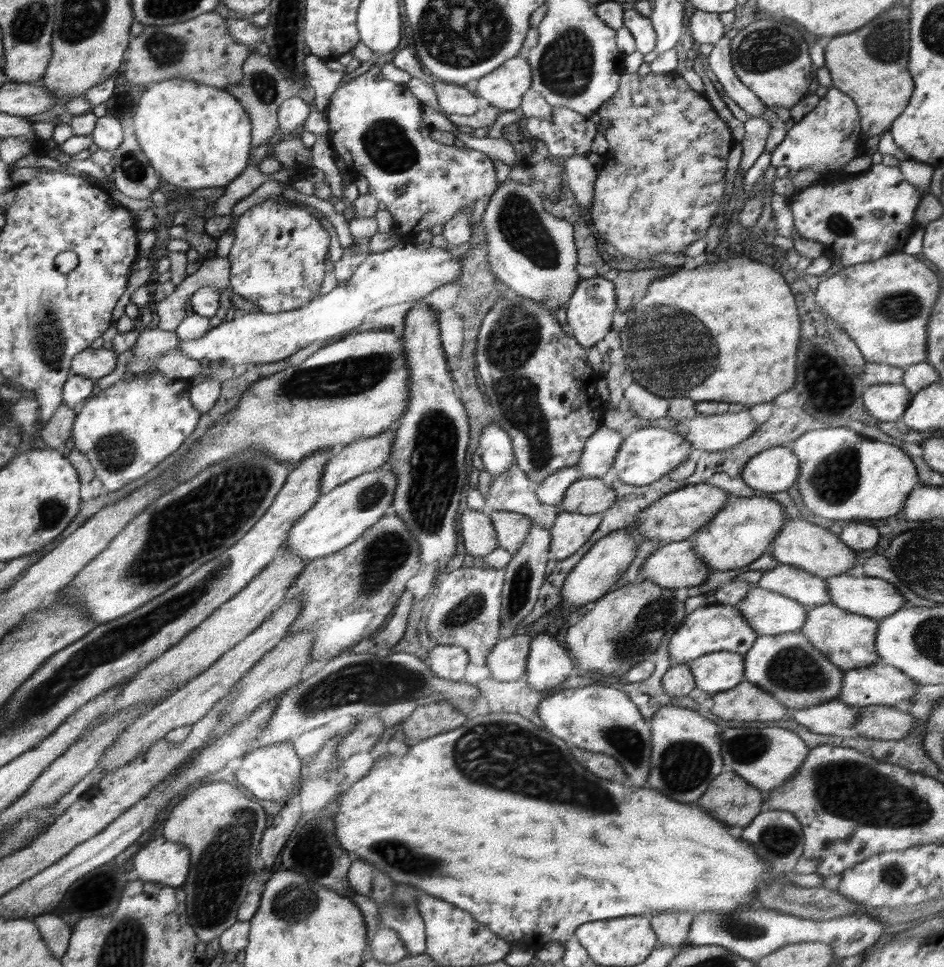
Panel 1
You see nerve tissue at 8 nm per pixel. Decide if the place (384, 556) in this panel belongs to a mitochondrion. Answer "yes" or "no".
yes

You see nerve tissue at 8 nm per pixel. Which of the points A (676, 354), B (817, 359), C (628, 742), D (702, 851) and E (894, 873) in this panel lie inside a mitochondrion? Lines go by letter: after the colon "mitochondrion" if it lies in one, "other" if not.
A: mitochondrion
B: mitochondrion
C: mitochondrion
D: other
E: mitochondrion

